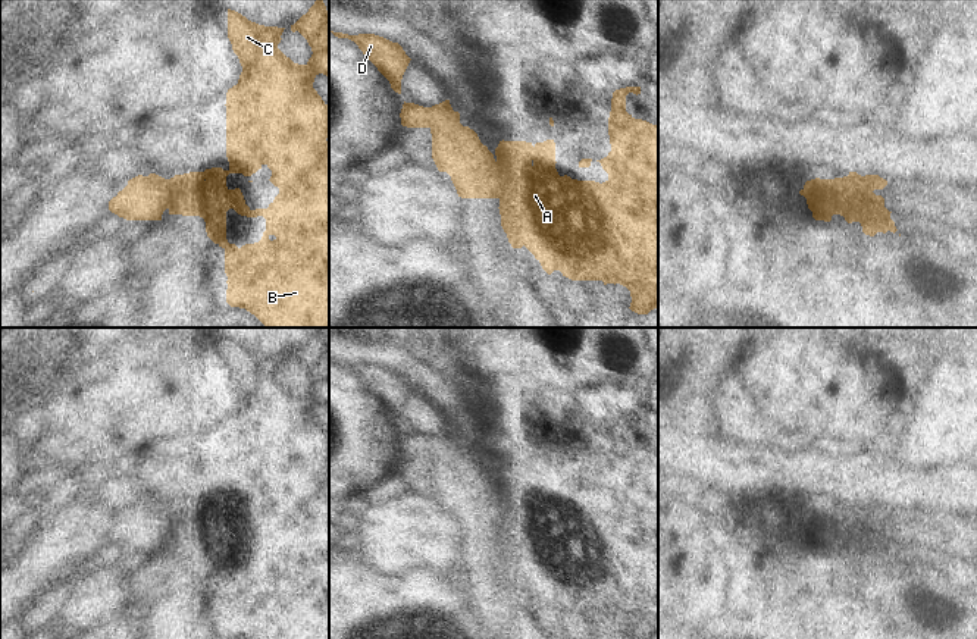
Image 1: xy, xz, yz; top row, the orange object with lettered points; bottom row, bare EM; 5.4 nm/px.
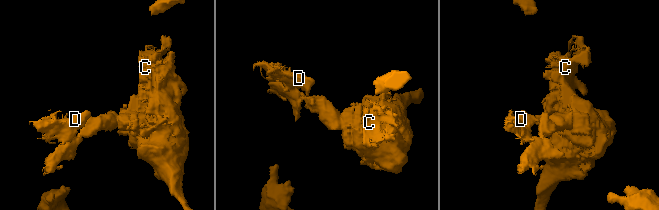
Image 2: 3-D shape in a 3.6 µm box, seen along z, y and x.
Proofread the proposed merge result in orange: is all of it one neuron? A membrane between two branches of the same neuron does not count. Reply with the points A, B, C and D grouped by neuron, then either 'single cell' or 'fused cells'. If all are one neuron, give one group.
A B C / D | fused cells

